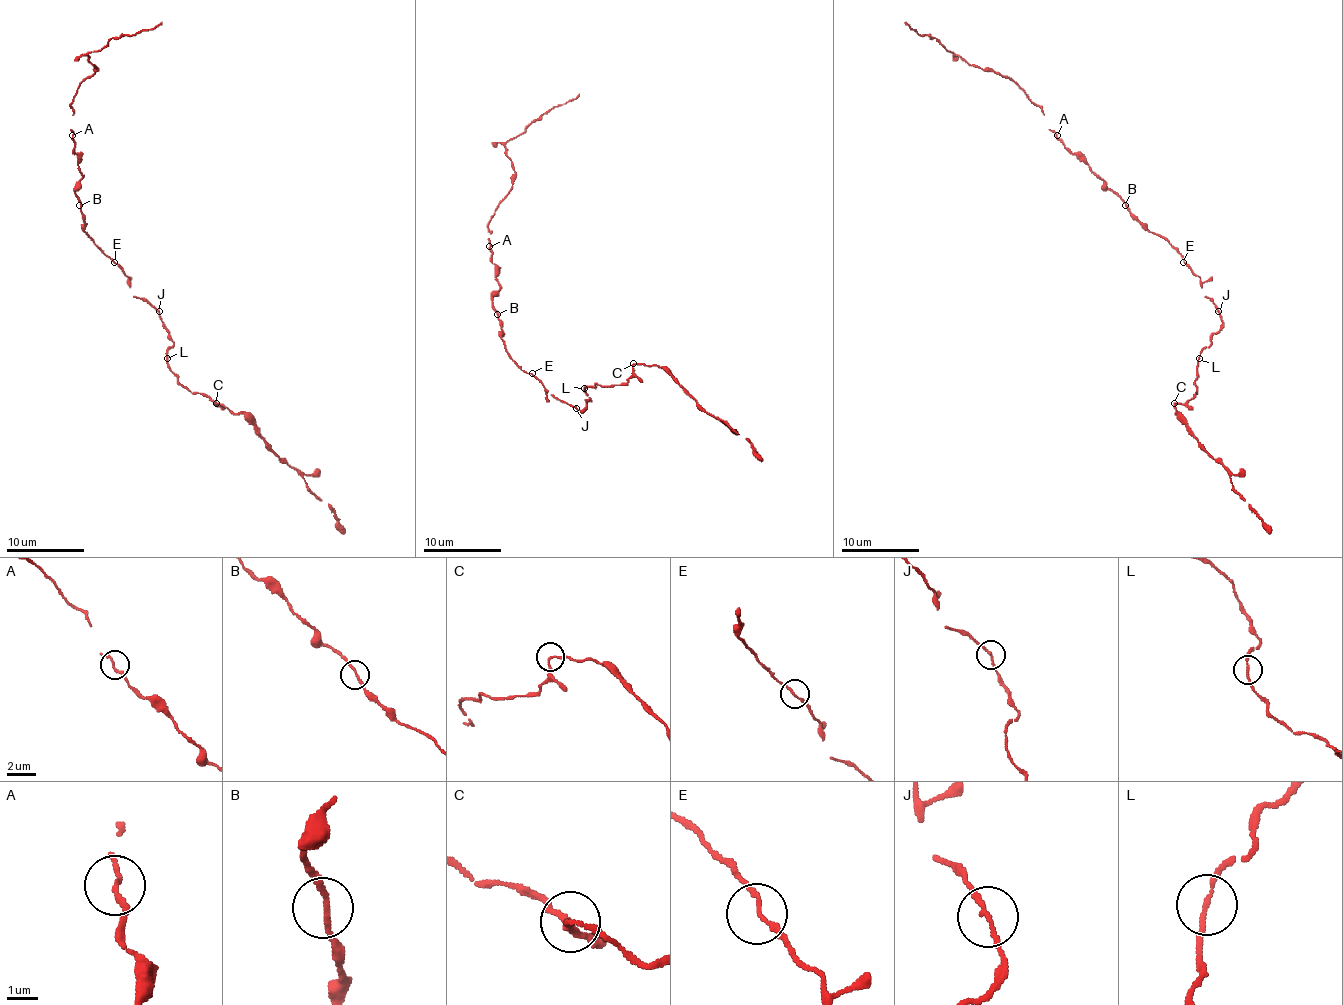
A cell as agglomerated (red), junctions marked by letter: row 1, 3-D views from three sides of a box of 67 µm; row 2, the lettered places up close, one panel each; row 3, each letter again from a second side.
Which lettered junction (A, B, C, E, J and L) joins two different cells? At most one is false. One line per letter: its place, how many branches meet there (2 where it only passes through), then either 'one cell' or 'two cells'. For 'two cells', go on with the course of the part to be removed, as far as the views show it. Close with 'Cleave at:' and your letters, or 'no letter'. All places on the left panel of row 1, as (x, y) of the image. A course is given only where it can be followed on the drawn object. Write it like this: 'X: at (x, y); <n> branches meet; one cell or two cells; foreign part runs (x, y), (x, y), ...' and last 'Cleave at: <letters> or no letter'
A: at (72, 135); 2 branches meet; one cell
B: at (79, 205); 2 branches meet; one cell
C: at (216, 403); 2 branches meet; one cell
E: at (114, 262); 2 branches meet; one cell
J: at (159, 311); 2 branches meet; one cell
L: at (167, 358); 2 branches meet; one cell
Cleave at: no letter

